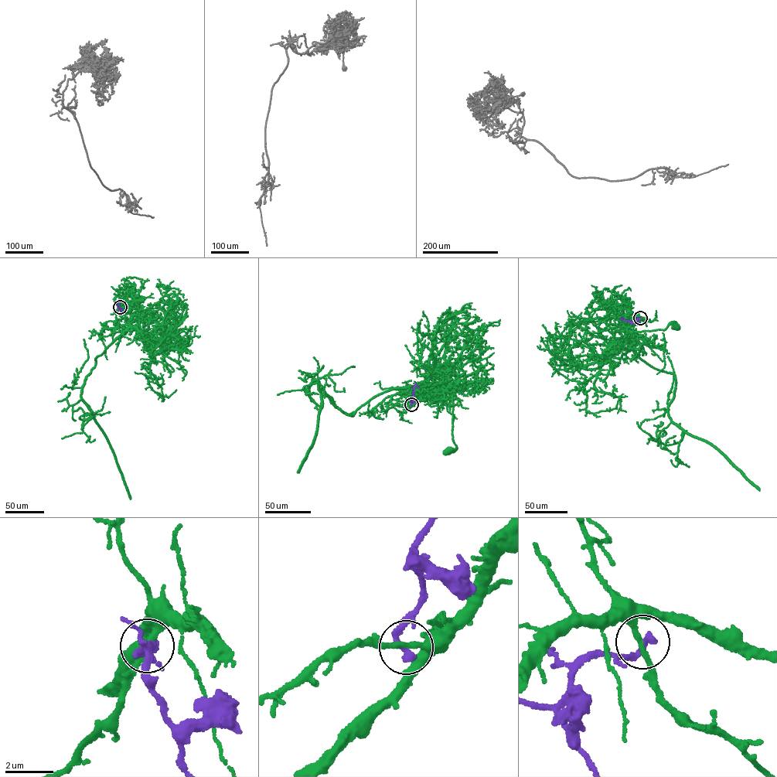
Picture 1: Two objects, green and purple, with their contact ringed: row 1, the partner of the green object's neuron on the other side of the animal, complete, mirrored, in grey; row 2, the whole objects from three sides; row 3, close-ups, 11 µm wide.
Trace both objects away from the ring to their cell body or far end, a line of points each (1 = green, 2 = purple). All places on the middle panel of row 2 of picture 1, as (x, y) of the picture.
1: (411, 404), (421, 393), (417, 387), (429, 389), (450, 383), (456, 447), (448, 451)
2: (411, 404), (413, 386), (419, 387)

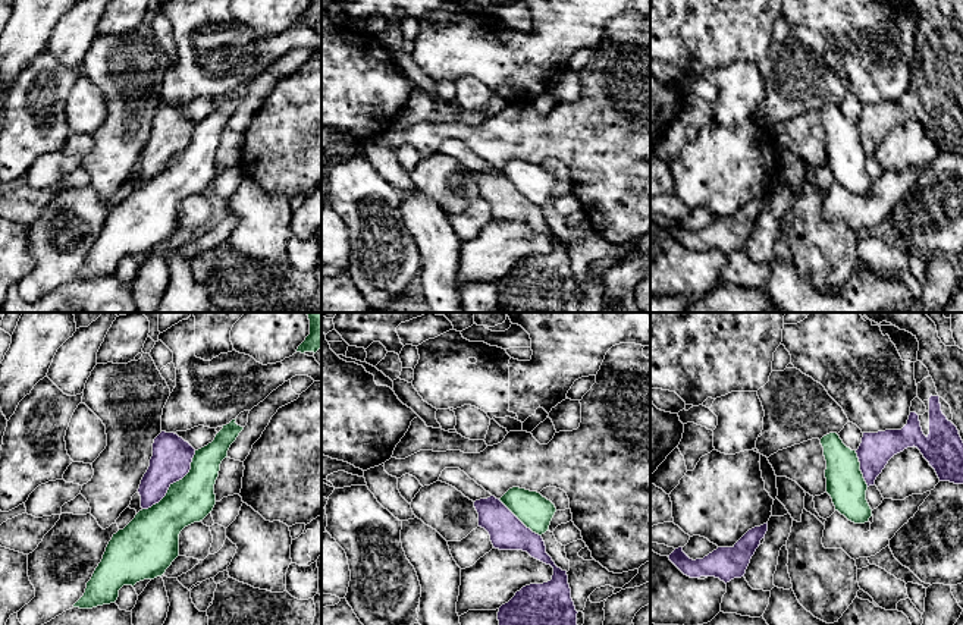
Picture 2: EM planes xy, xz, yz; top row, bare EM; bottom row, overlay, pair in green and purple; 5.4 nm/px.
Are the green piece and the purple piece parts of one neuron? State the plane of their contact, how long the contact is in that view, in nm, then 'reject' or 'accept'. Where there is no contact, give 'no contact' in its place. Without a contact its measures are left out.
xy | 440 nm | reject

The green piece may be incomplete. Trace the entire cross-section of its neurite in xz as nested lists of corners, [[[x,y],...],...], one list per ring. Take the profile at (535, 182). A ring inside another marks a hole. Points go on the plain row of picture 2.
[[[509,160],[499,170],[527,200],[542,207],[549,201],[555,176],[537,163]]]

